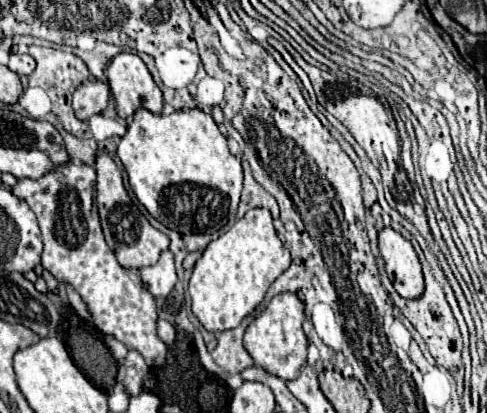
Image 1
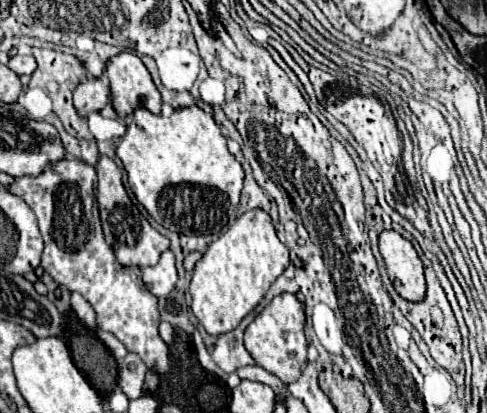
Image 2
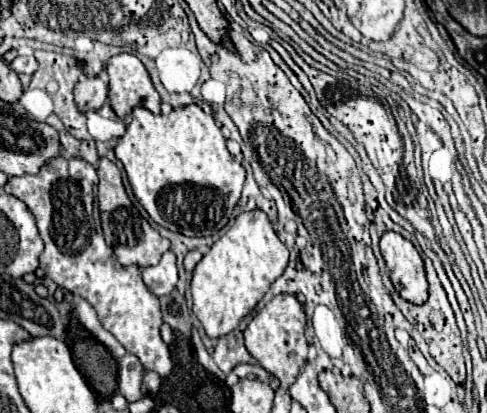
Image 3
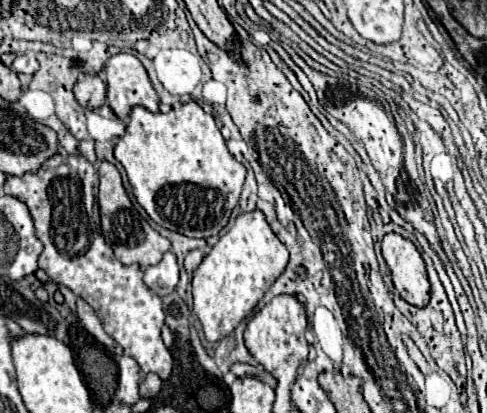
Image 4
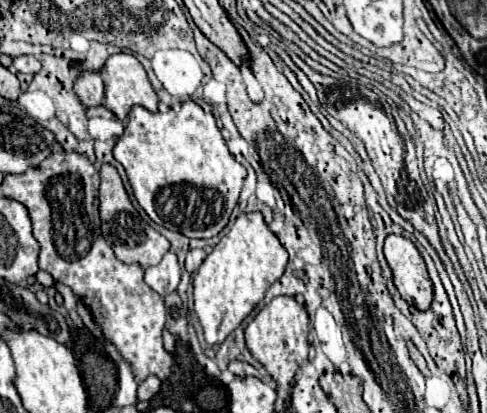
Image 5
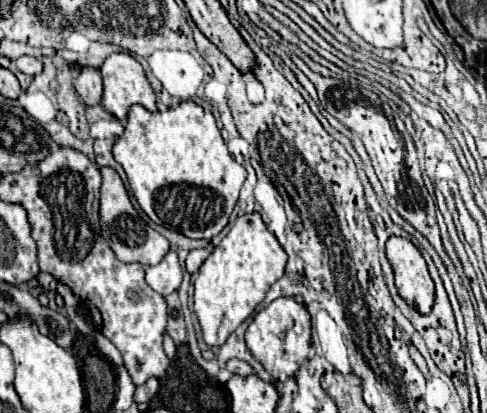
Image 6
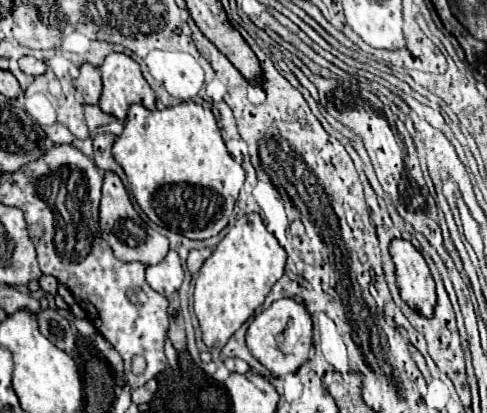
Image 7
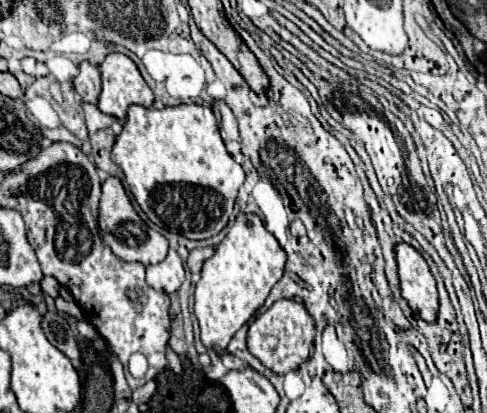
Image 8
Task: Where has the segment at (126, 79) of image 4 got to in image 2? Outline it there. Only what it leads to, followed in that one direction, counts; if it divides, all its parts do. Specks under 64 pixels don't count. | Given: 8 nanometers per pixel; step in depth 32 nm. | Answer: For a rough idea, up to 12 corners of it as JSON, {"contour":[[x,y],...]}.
{"contour":[[136,54],[108,60],[120,118],[140,106],[160,114],[160,92]]}

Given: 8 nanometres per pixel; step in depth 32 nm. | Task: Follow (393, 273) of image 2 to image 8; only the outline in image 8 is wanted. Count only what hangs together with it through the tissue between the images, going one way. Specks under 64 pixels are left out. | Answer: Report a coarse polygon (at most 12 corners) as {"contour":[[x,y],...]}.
{"contour":[[410,244],[396,246],[402,296],[436,322],[436,280]]}

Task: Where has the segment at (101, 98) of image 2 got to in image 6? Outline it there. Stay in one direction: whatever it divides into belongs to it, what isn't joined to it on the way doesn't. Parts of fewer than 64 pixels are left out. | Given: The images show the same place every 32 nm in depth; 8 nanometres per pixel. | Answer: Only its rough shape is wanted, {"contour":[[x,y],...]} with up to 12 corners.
{"contour":[[84,66],[74,88],[86,106],[102,98],[100,70]]}

